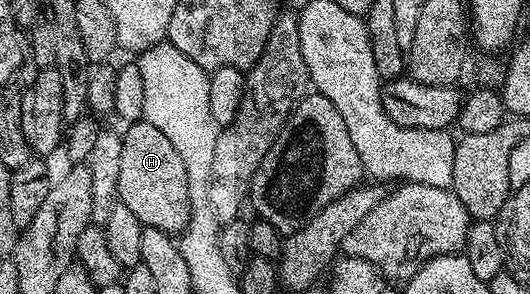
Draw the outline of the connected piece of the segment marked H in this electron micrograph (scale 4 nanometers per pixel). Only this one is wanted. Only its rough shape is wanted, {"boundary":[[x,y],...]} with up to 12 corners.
{"boundary":[[127,124],[119,202],[176,237],[190,219],[186,165],[162,129]]}

